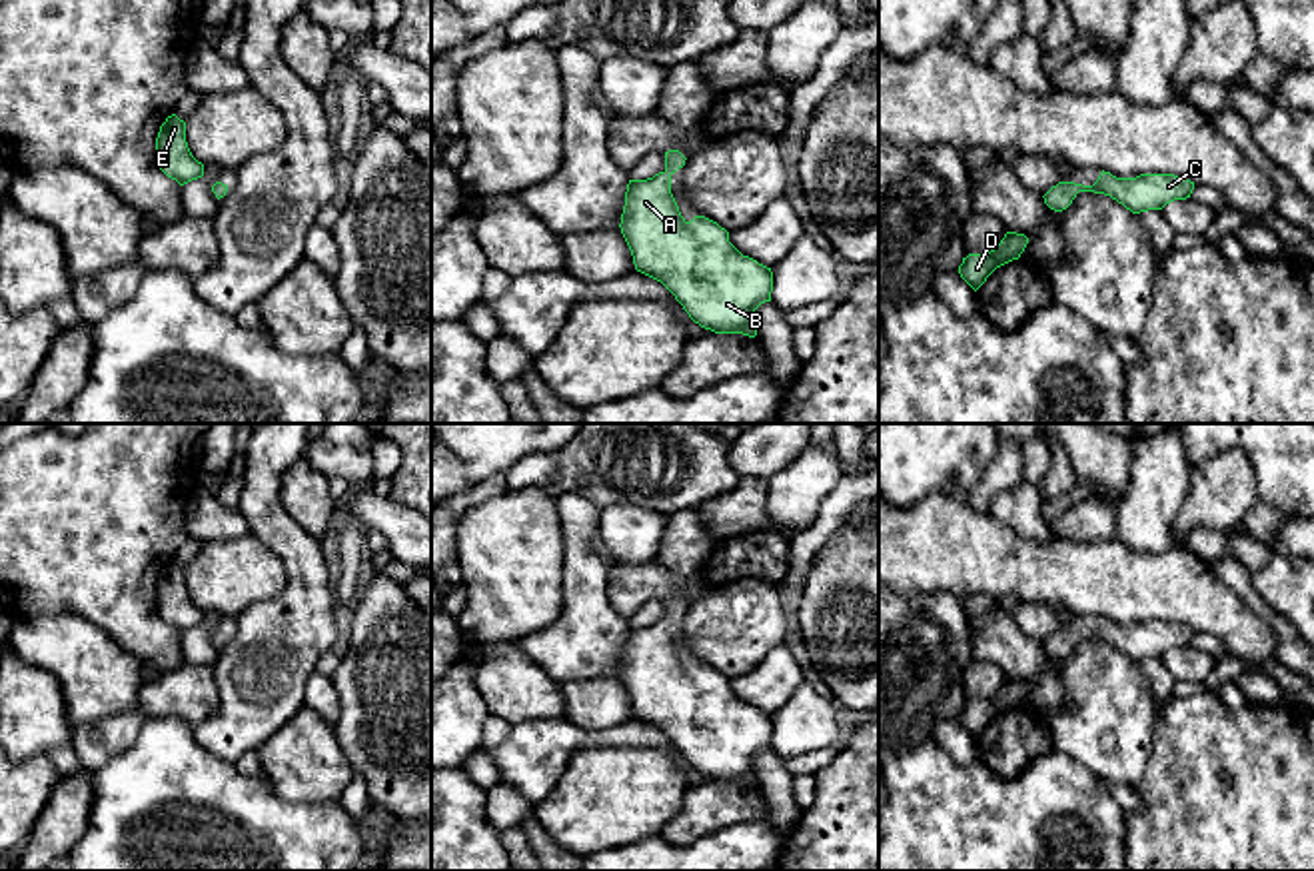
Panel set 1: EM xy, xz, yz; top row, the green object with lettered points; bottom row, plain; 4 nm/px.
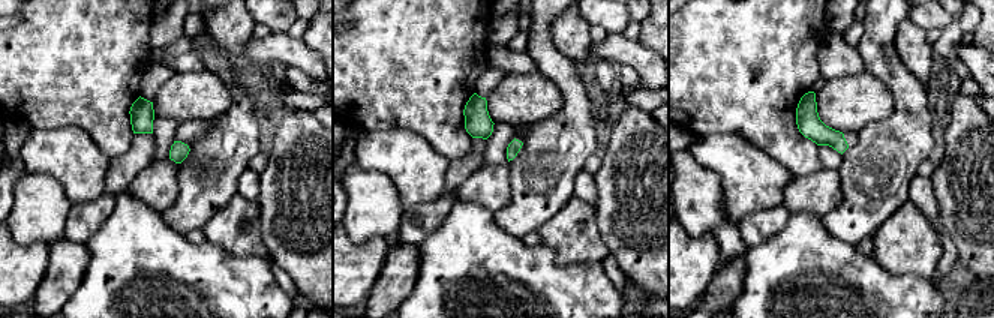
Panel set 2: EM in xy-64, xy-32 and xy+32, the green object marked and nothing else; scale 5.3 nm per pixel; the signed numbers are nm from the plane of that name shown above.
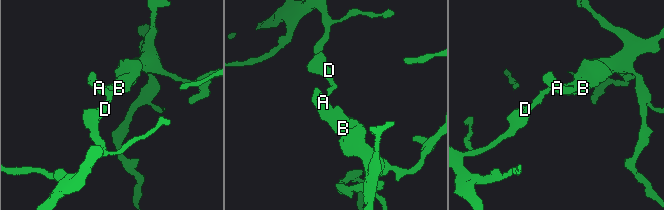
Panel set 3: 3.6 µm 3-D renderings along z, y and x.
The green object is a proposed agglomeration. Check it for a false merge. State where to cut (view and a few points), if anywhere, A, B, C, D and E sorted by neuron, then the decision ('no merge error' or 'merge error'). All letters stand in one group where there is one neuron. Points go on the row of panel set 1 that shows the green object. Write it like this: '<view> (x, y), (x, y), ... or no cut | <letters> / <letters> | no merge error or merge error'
no cut | A B C D E | no merge error

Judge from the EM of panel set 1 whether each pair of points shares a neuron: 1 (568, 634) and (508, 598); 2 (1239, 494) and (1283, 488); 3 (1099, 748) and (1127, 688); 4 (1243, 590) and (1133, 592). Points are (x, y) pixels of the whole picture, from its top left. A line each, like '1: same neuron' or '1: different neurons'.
1: different neurons
2: different neurons
3: same neuron
4: different neurons

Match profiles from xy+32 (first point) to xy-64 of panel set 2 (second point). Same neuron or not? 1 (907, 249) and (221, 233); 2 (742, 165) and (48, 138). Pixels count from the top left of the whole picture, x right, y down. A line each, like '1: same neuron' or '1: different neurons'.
1: same neuron
2: same neuron

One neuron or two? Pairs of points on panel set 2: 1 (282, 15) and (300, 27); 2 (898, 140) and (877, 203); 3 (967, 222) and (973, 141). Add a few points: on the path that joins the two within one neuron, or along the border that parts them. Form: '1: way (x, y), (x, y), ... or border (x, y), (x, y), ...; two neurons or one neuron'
1: border (297, 18), (285, 32); two neurons
2: way (888, 155), (877, 171), (877, 188); one neuron
3: way (973, 203), (973, 161); one neuron

